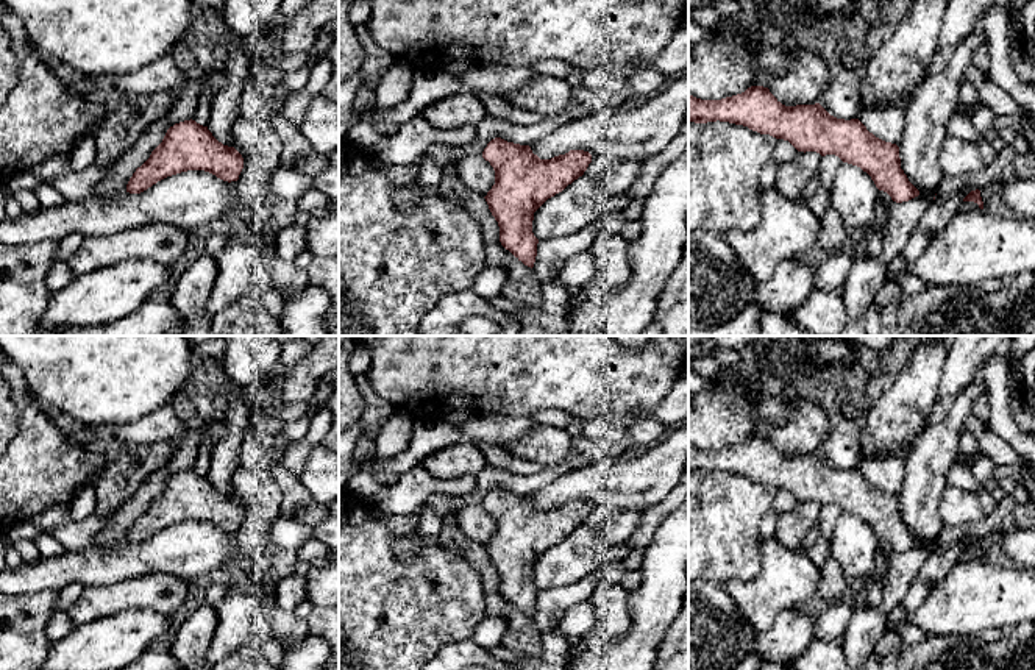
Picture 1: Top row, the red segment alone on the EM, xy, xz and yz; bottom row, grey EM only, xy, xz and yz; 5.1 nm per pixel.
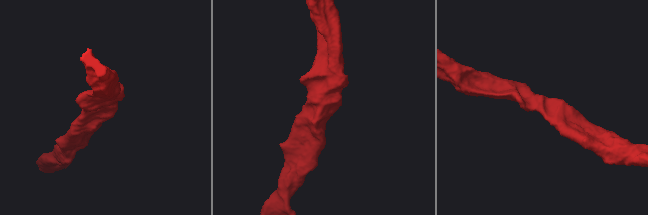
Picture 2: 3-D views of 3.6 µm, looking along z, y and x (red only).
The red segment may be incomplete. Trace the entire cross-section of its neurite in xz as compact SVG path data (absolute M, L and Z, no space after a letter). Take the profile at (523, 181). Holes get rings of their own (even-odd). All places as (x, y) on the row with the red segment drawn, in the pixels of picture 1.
M495 137L484 148L482 158L495 170L495 184L484 198L498 222L500 242L532 269L539 244L532 233L534 212L582 176L592 155L570 150L551 159L540 159L529 145Z

